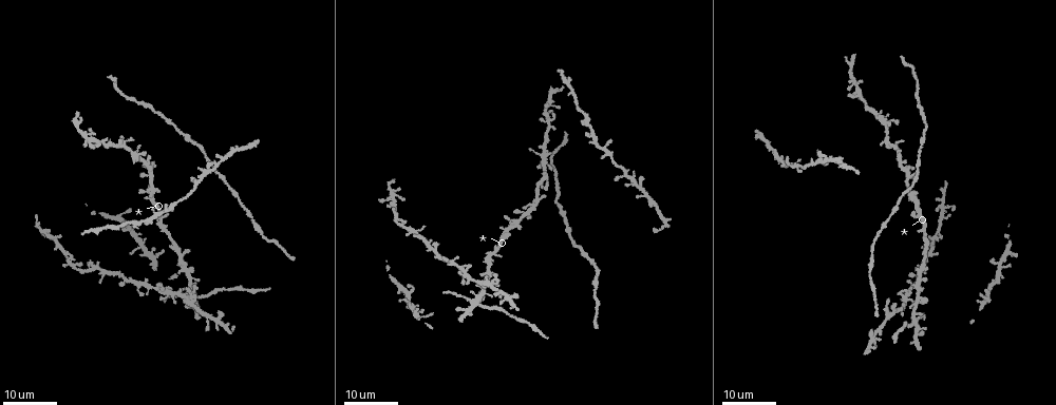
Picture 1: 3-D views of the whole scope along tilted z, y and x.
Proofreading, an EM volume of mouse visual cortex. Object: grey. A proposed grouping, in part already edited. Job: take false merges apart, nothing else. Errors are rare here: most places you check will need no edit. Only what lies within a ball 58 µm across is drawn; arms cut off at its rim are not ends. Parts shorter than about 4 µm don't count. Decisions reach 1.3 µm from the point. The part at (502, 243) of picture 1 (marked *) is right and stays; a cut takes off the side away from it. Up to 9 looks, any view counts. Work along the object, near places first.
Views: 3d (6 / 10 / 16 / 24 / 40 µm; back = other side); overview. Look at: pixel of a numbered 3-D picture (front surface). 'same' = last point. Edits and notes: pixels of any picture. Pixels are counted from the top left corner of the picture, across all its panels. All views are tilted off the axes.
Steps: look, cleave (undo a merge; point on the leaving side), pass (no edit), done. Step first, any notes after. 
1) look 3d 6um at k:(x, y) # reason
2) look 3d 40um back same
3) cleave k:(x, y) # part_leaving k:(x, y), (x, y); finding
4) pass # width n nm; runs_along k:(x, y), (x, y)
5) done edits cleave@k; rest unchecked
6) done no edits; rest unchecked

look 3d 16um at 1:(539, 184) # three-way junction

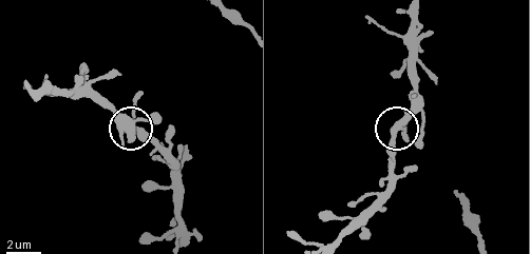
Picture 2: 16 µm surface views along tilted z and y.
look 3d 10um at 2:(396, 128)

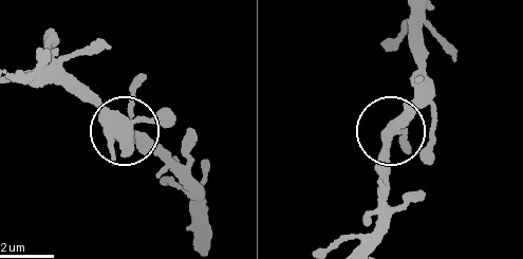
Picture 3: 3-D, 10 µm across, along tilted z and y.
pass # width 310 nm; runs_along 3:(198, 226), (191, 177), (113, 127); all the same neuron

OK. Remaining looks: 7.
look 3d 16um at 1:(887, 318)

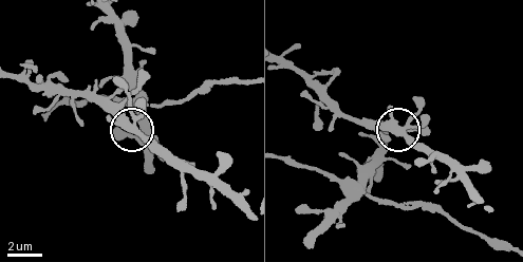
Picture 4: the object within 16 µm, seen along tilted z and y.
look 3d 10um at 4:(134, 130)

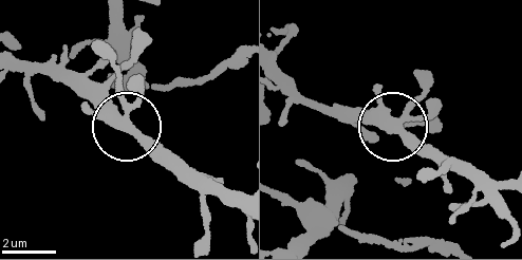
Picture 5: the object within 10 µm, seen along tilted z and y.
pass # arms 5; continuous, no second neuron

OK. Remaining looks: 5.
look 3d 24um at 1:(466, 274)

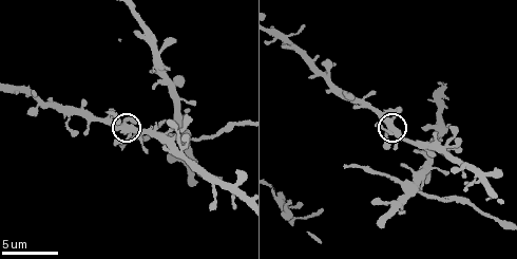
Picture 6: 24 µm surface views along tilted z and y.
look 3d 6um at 6:(127, 130)

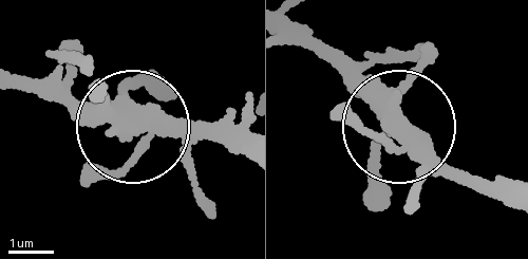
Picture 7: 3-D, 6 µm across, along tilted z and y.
pass # one neuron here

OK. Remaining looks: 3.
look 3d 6um at 6:(403, 185) # three arms meet

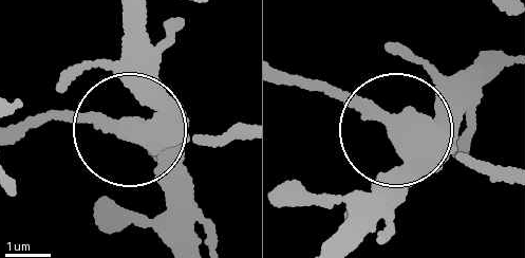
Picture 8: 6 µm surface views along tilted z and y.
cleave 8:(105, 126) # arms 3; a second neuron is stuck on

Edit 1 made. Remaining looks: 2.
done edits cleave@8; rest unchecked

